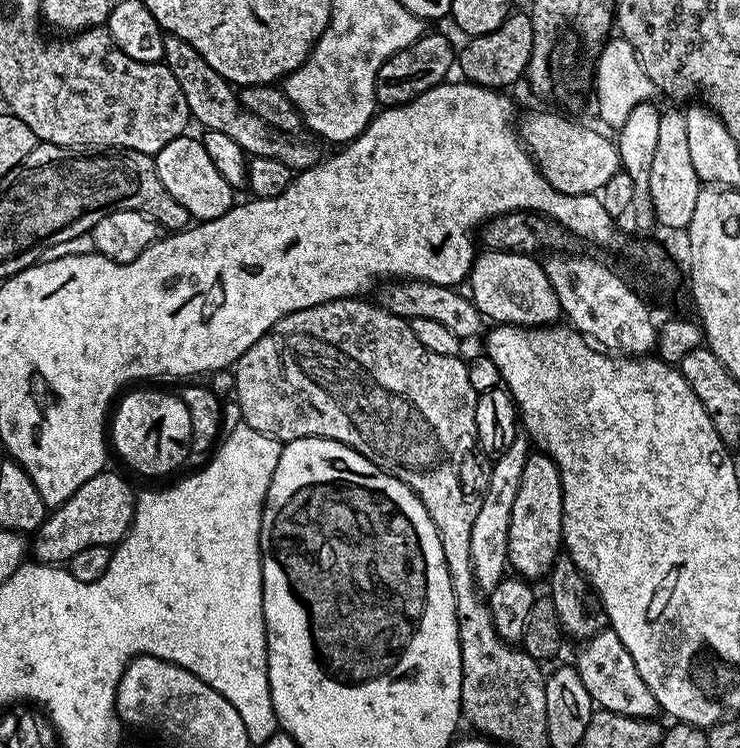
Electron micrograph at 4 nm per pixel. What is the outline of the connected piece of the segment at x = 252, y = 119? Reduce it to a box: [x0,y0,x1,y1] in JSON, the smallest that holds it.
[163,35,322,173]

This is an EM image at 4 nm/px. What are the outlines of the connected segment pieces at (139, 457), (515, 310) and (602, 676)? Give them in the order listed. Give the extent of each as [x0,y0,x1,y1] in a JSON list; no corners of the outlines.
[[110,392,192,476],[467,250,561,328],[574,632,660,720]]

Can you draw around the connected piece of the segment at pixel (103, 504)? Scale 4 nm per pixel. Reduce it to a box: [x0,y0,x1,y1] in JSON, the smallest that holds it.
[30,470,137,566]

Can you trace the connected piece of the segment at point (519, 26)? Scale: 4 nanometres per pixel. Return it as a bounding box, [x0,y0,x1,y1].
[458,11,534,90]

